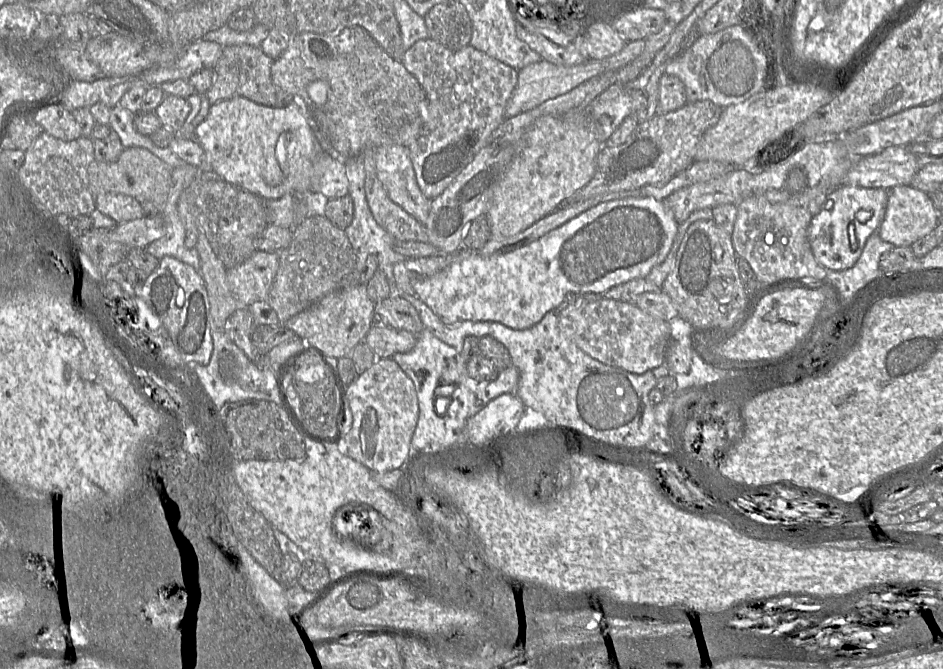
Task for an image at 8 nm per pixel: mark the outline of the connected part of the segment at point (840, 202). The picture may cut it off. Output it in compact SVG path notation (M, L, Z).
M841 185L826 196L823 209L812 216L808 240L817 262L826 269L841 271L859 259L868 238L881 225L888 201L888 190Z

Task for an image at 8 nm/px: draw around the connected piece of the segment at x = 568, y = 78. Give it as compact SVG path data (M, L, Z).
M643 39L627 42L618 53L603 59L591 59L574 66L553 64L546 60L530 64L518 70L518 81L505 107L505 117L512 118L520 113L536 108L542 103L568 93L569 90L578 86L590 78L608 71L615 71L628 65L638 58L645 48Z

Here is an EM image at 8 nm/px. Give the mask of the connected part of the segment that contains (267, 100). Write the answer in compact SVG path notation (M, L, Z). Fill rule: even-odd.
M229 45L223 48L214 70L216 79L205 93L206 99L213 105L216 102L241 96L264 106L279 106L278 87L271 77L274 60L261 48L250 45Z

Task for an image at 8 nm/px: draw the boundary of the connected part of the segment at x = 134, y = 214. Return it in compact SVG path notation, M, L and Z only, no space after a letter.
M108 193L98 195L94 200L96 209L116 223L125 223L145 216L141 203L128 195Z

